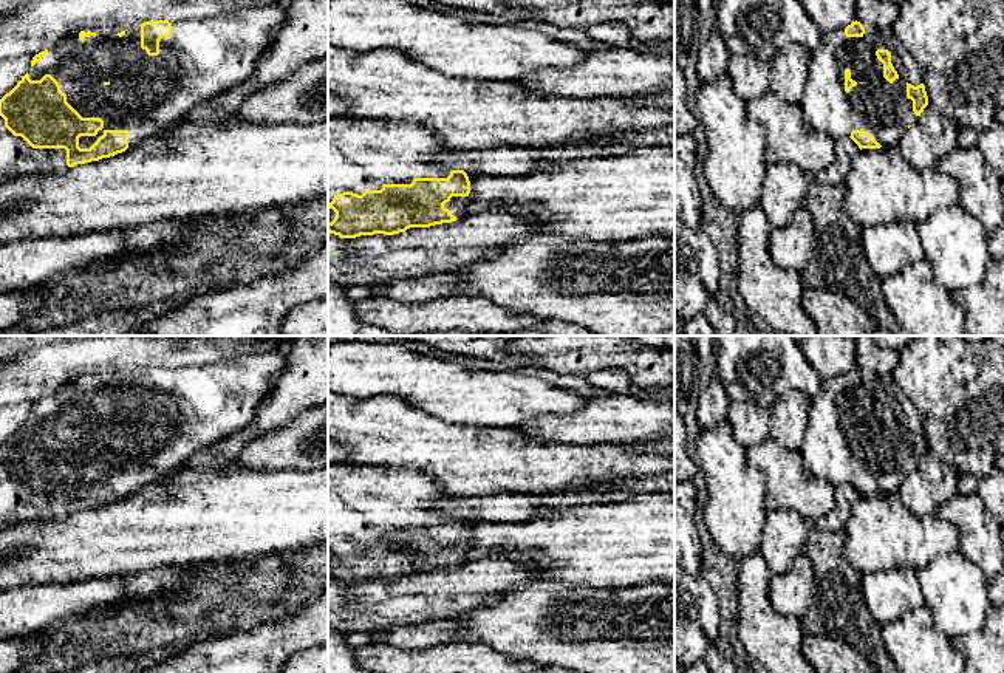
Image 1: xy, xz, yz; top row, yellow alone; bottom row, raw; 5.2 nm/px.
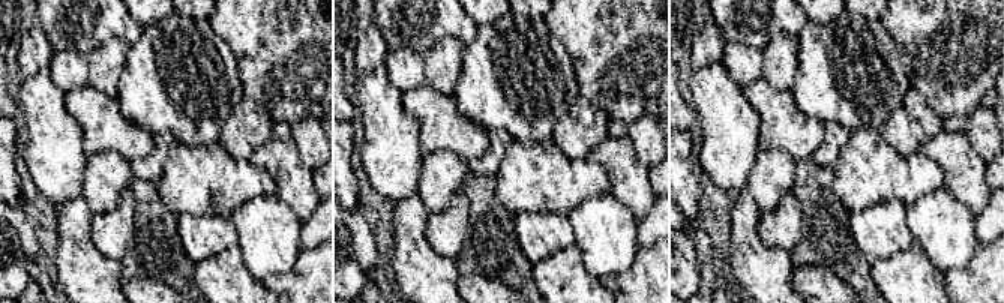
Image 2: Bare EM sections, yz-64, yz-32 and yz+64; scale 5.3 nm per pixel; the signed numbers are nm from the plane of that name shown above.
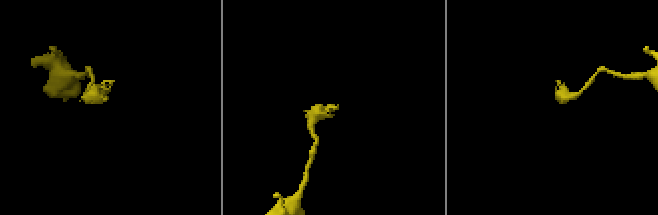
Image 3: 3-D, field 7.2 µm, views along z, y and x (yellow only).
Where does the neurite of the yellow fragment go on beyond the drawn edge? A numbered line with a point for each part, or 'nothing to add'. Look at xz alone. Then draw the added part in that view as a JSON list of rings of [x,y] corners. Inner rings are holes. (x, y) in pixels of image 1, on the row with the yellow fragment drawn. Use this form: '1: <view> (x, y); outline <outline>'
1: xz (364, 155); outline [[[328,118],[328,203],[343,192],[362,195],[384,184],[412,184],[415,178],[447,178],[450,169],[433,161],[447,153],[444,142],[419,124]]]

